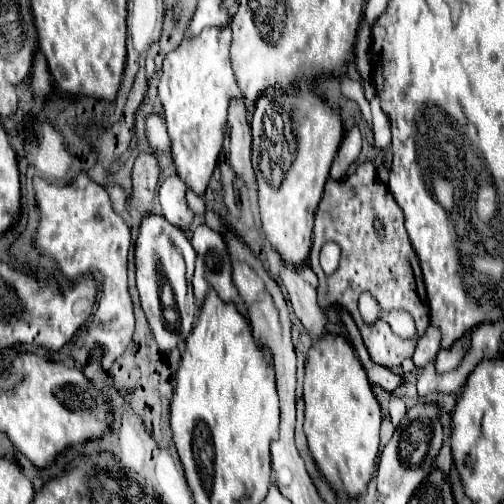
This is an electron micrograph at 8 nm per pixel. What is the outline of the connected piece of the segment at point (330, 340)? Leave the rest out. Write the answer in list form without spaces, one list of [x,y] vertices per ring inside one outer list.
[[[322,335],[310,349],[306,359],[306,377],[304,377],[304,403],[306,403],[306,421],[304,433],[308,437],[310,453],[324,473],[326,481],[334,489],[342,489],[348,495],[360,495],[368,481],[374,475],[374,461],[378,459],[380,447],[380,405],[374,397],[372,385],[366,377],[366,371],[352,349],[352,345],[340,335]]]

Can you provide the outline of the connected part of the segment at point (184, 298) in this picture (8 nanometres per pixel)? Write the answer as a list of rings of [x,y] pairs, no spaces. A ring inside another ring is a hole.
[[[162,215],[144,217],[144,221],[140,223],[138,241],[136,241],[136,283],[138,283],[142,309],[148,317],[148,325],[150,325],[156,341],[158,341],[158,347],[162,351],[182,345],[184,339],[188,337],[188,333],[192,331],[194,319],[198,315],[198,305],[192,295],[192,279],[190,279],[192,271],[194,271],[194,261],[196,261],[196,253],[180,227],[168,223],[166,217],[162,217]],[[162,279],[168,279],[172,285],[172,291],[174,291],[176,309],[180,315],[178,325],[174,325],[174,327],[168,325],[164,319],[164,309],[160,303]]]

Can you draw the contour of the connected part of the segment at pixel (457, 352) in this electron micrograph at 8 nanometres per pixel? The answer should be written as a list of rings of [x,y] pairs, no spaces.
[[[466,333],[460,341],[456,341],[456,345],[452,345],[450,349],[442,349],[436,357],[436,371],[440,375],[454,371],[460,367],[460,361],[464,359],[464,353],[468,353],[468,345],[472,343],[472,333]]]

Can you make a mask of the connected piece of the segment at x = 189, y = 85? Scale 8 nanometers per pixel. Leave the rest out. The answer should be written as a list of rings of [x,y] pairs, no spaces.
[[[206,27],[194,41],[180,41],[180,45],[170,51],[164,57],[164,69],[160,73],[158,83],[158,97],[160,105],[164,109],[164,117],[168,123],[168,133],[172,139],[172,153],[174,153],[174,165],[178,171],[178,177],[196,193],[204,195],[208,181],[218,165],[218,157],[224,147],[226,131],[230,129],[228,123],[228,107],[232,99],[244,99],[238,91],[232,65],[230,65],[230,43],[232,43],[232,31],[230,29],[218,29],[218,27]]]

